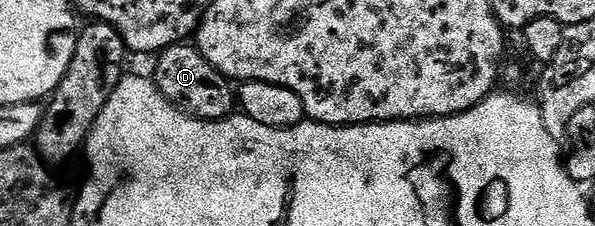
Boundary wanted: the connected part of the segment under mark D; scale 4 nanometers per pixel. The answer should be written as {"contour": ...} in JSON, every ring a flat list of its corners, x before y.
{"contour":[[194,44,171,45,158,54,156,61,159,62,156,63,153,74,155,86,161,91,161,95,178,109,193,117,199,117,202,121,225,121,236,112,236,86,224,73,218,73,201,56]]}

